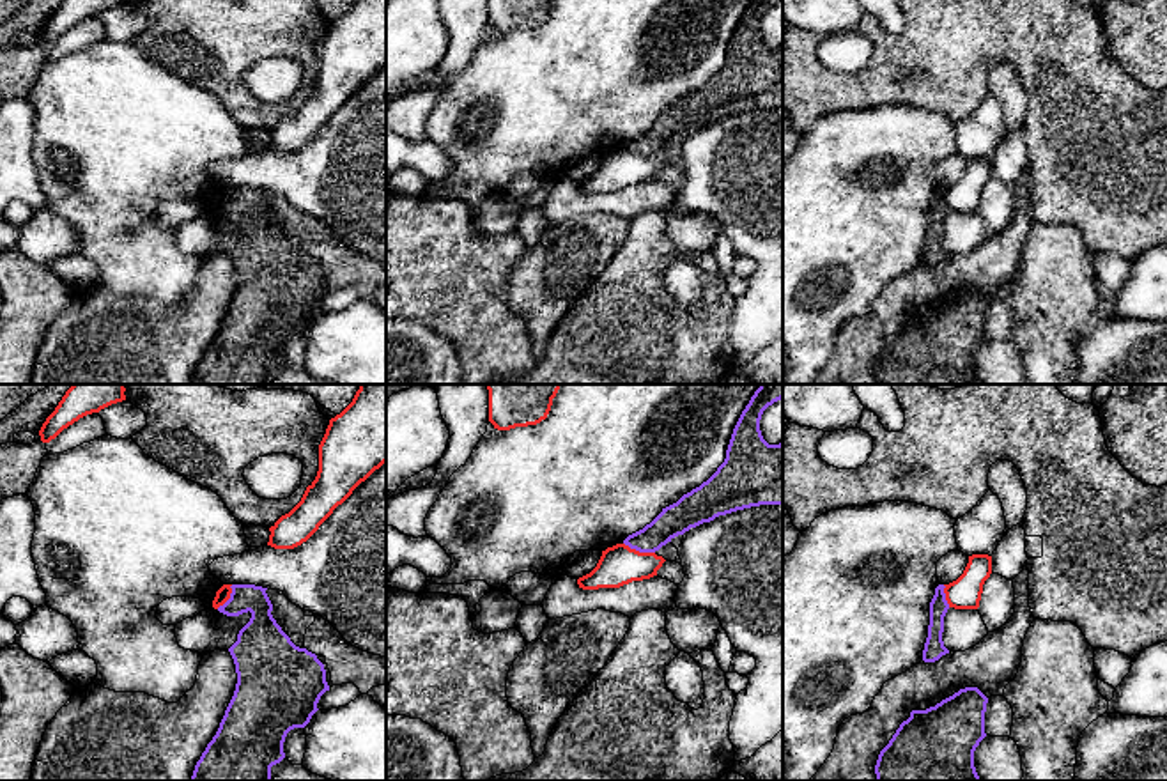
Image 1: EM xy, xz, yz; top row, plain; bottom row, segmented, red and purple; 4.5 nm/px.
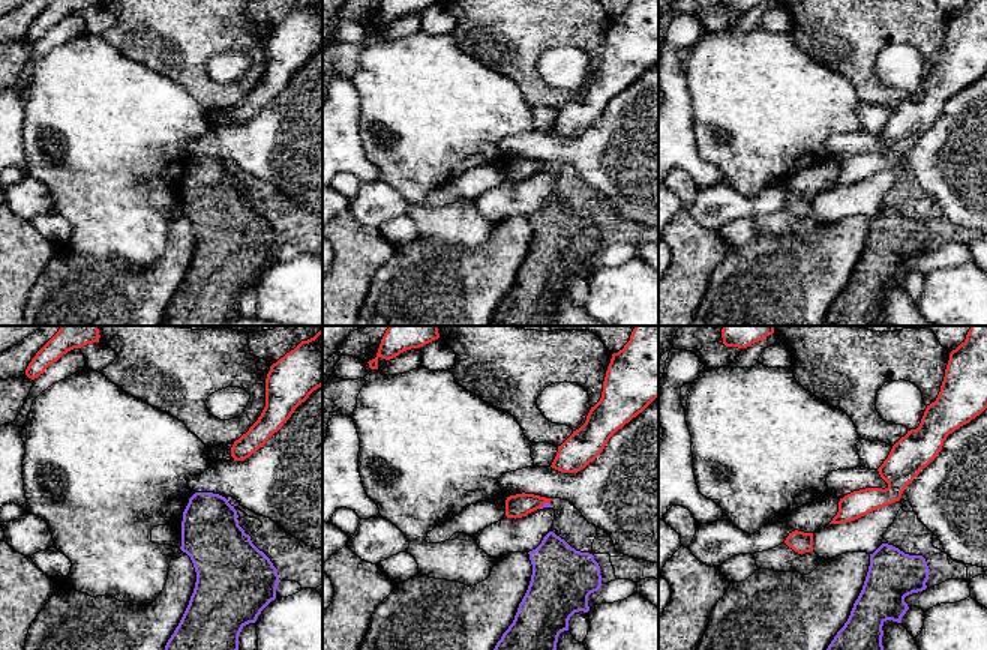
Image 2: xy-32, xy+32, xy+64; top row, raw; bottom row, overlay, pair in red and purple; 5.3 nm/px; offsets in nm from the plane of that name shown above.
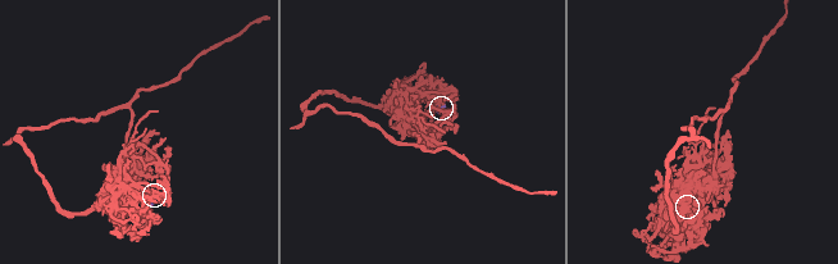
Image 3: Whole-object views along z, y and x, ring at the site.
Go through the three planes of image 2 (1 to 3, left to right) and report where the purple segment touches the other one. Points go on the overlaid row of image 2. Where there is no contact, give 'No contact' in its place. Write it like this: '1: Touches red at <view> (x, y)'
1: No contact
2: Touches red at xy+32 (543, 503)
3: No contact

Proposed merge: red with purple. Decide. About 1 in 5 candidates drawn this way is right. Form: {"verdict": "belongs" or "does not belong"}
{"verdict": "does not belong"}

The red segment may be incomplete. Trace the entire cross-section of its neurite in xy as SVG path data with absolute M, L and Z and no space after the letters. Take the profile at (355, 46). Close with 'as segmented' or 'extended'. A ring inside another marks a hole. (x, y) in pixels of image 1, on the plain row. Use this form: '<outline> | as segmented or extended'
M354 0L329 23L319 48L319 74L301 104L271 131L267 149L306 145L352 94L386 66L386 0Z | as segmented

